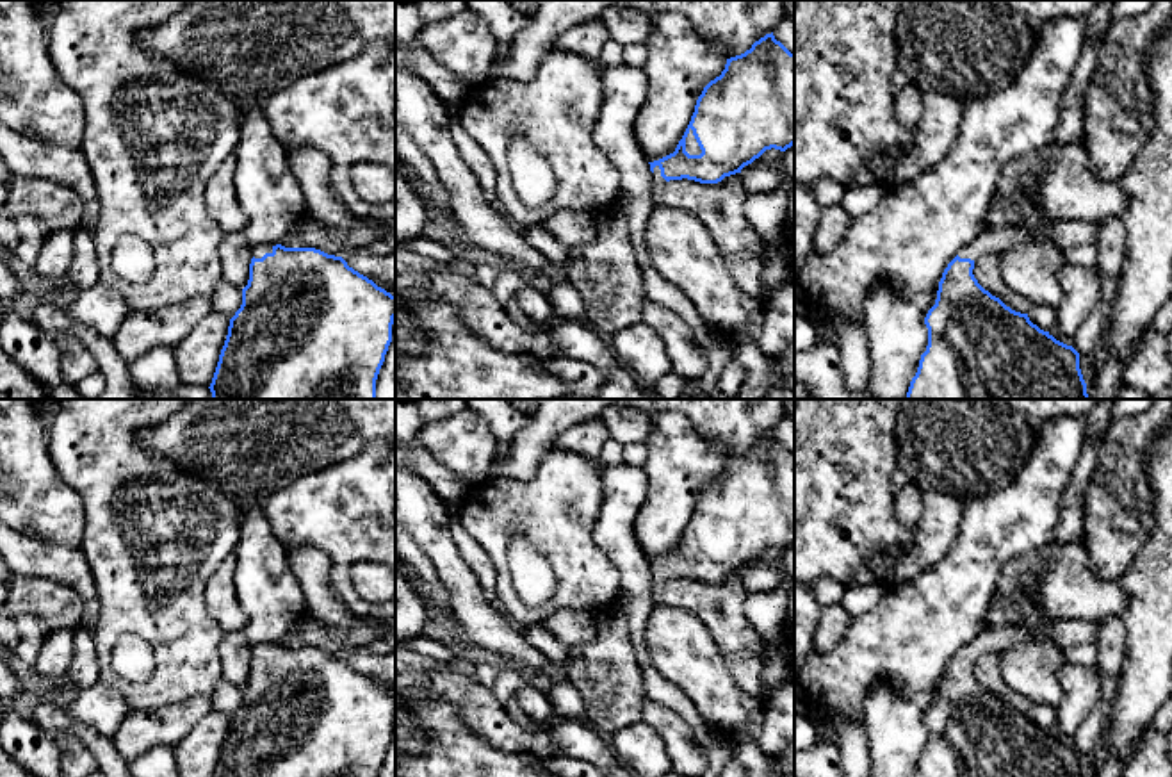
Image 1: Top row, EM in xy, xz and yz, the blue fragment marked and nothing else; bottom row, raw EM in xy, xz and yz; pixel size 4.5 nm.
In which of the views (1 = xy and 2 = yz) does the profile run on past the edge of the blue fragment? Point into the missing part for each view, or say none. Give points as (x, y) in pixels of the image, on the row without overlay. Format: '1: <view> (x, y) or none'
1: xy (259, 651)
2: yz (1067, 633)

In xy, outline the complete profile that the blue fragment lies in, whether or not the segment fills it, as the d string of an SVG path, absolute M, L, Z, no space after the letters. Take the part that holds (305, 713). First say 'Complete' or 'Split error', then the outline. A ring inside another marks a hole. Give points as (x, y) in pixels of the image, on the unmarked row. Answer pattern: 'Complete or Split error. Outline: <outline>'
Split error. Outline: M315 647L251 649L242 704L230 718L214 777L378 777L392 741L395 695Z

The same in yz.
Split error. Outline: M1067 618L1044 631L1026 631L1017 626L985 627L944 668L935 704L928 709L928 745L921 754L914 777L1083 777L1079 752L1049 731L1033 724L1028 713L1006 706L985 690L973 674L974 659L981 654L1003 654L1030 638L1049 638L1060 647L1092 643L1099 631L1097 622Z

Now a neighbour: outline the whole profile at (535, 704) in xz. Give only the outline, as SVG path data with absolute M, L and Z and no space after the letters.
M522 686L520 690L517 690L515 699L522 711L534 722L554 720L554 711L549 702L549 697L543 695L538 688Z

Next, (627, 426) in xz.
M613 406L602 417L609 437L622 446L647 442L652 433L650 417L639 410L629 410L625 406Z

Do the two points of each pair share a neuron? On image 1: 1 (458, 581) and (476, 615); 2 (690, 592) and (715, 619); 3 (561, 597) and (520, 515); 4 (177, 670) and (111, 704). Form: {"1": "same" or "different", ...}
{"1": "same", "2": "same", "3": "same", "4": "different"}

